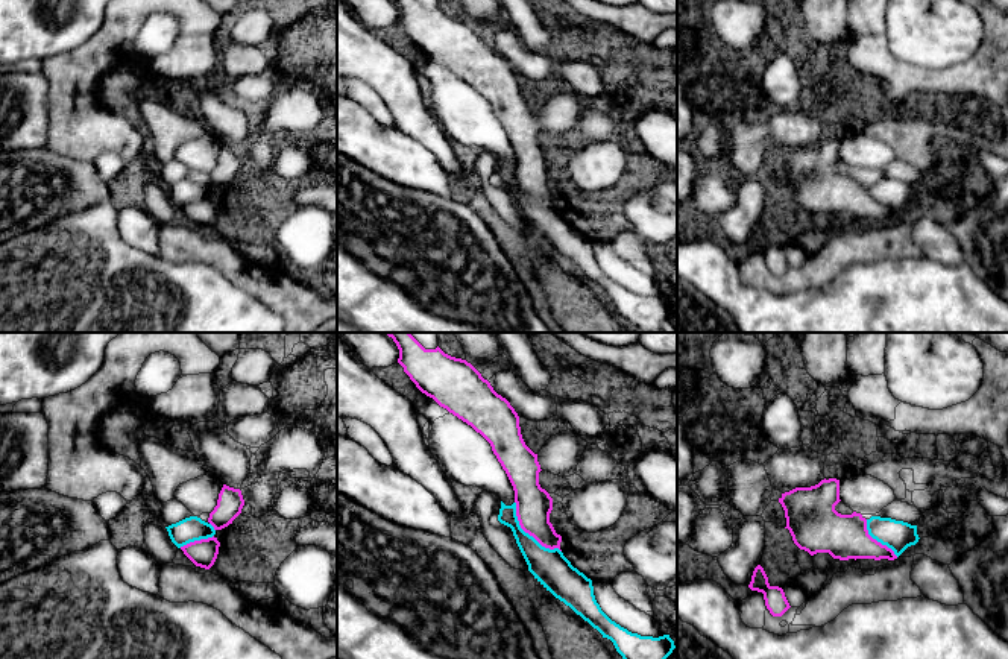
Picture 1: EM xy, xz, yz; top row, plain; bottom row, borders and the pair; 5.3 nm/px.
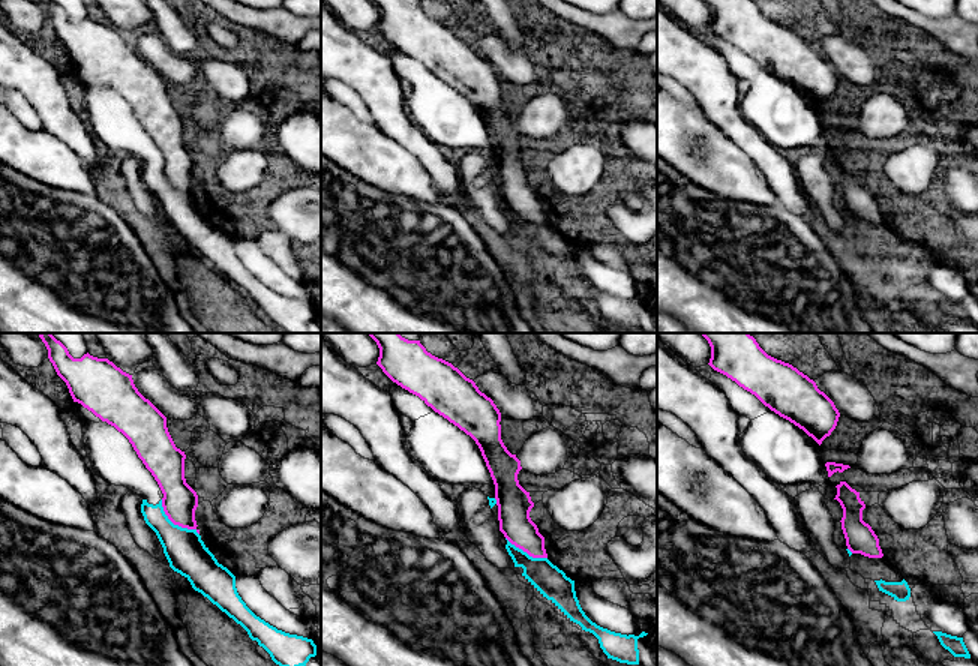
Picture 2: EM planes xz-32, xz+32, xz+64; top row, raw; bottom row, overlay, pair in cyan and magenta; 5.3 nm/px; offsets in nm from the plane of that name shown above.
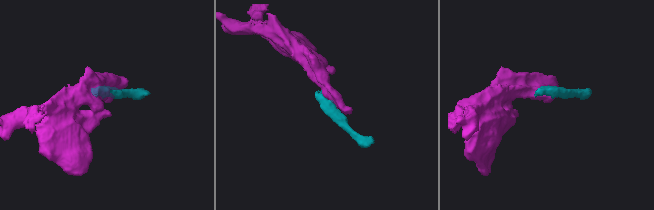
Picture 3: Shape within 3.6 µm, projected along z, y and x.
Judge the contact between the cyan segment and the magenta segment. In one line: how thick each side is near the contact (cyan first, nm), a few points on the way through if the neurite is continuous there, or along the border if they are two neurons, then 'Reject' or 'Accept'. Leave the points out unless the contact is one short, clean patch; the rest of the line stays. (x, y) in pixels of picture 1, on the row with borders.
Thickness 190 nm (cyan) against 190 nm. Boundary: xz (515, 501), (518, 524), (542, 545), (560, 551). Reject

